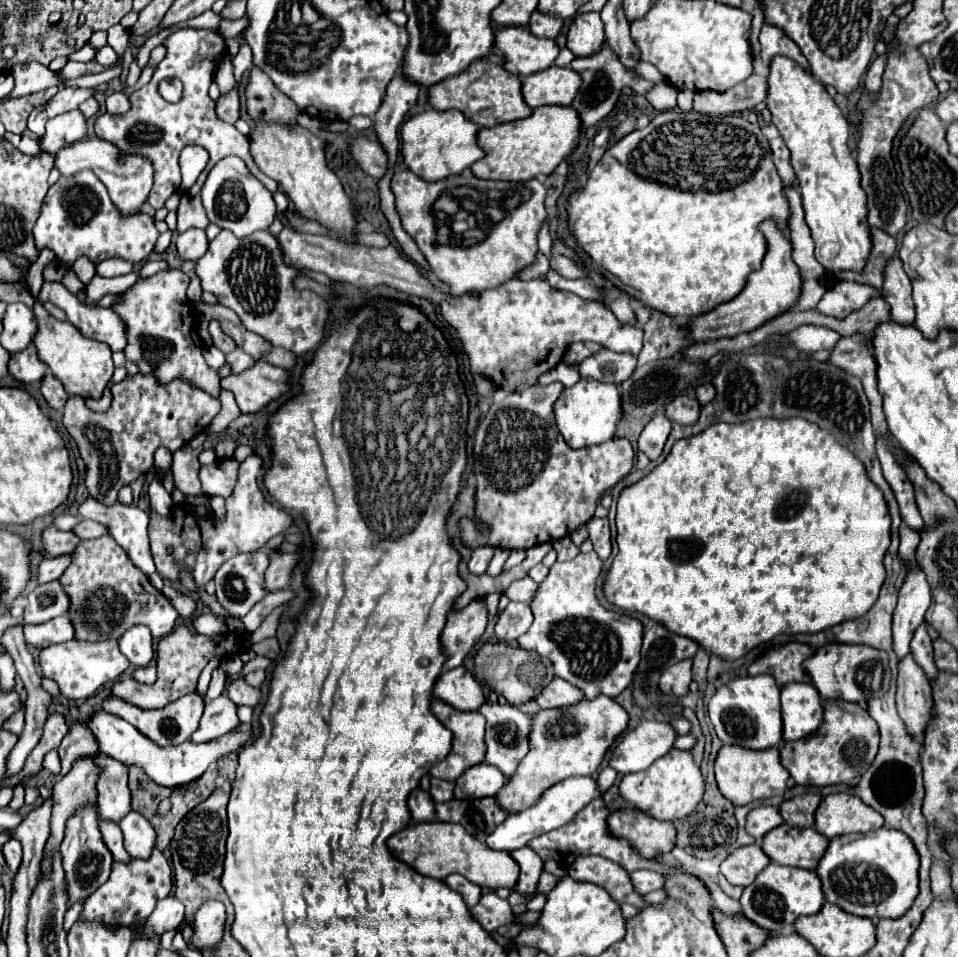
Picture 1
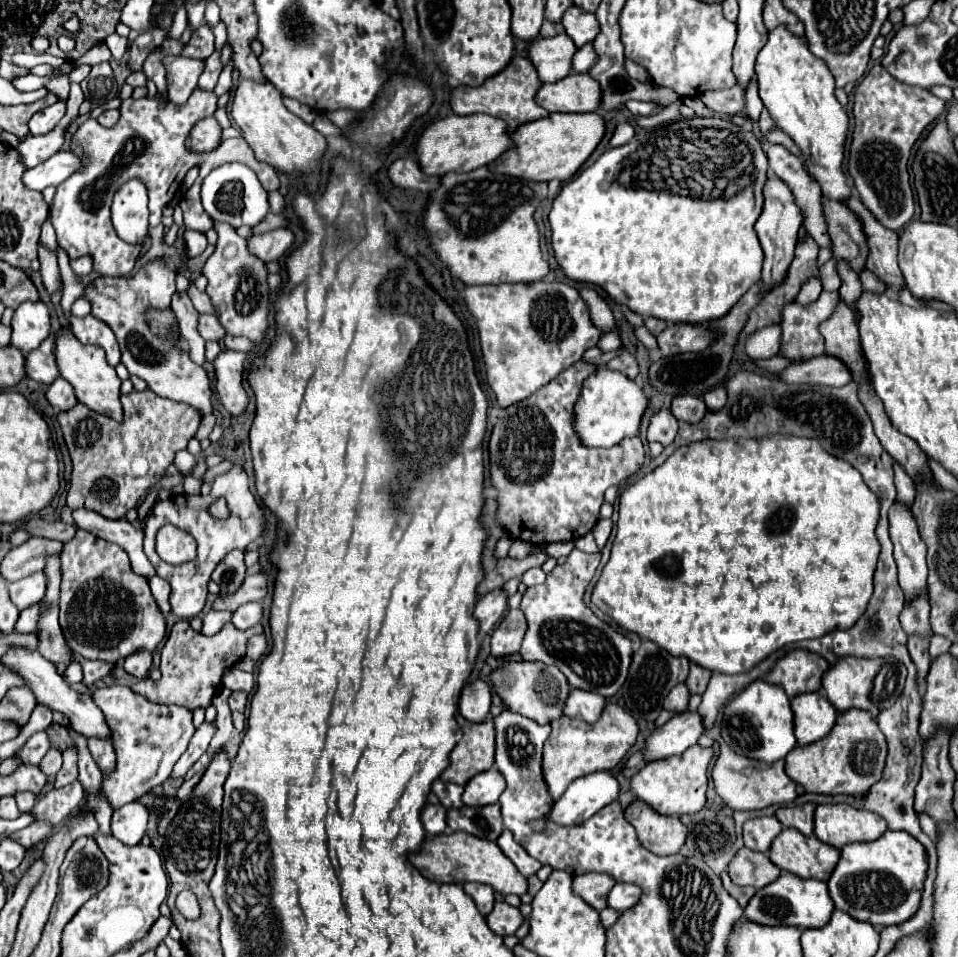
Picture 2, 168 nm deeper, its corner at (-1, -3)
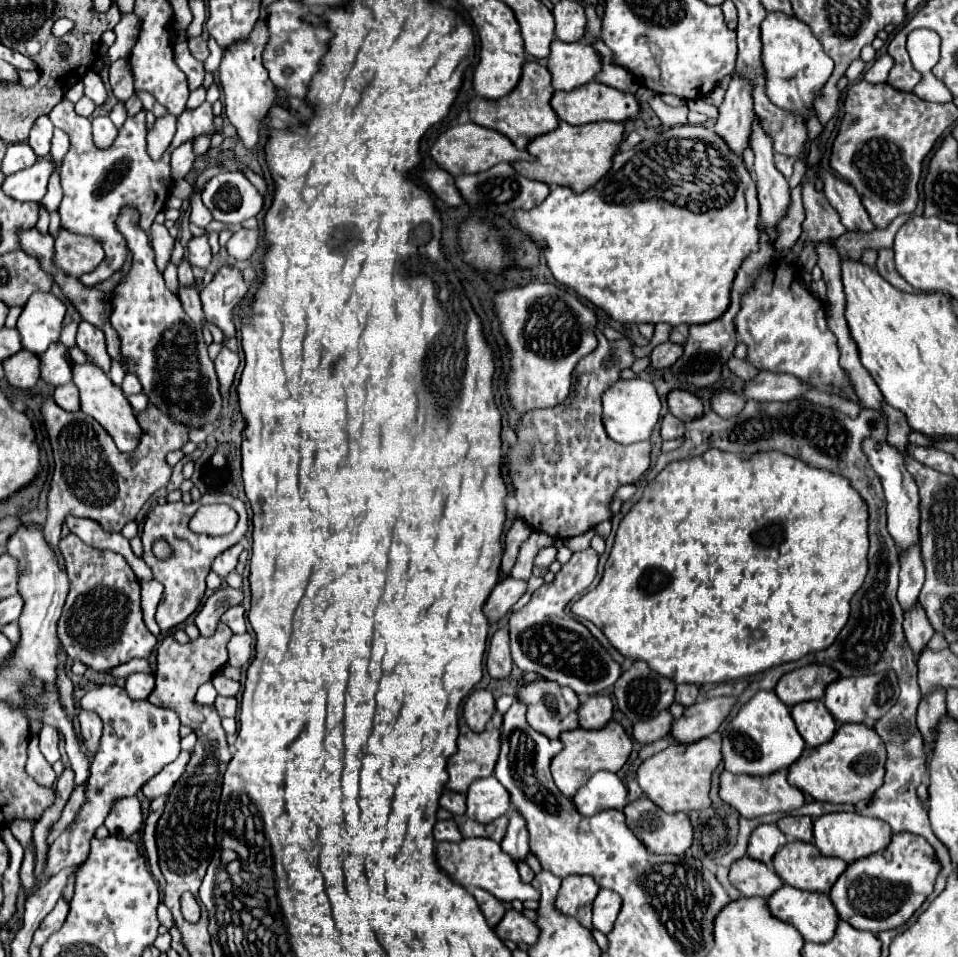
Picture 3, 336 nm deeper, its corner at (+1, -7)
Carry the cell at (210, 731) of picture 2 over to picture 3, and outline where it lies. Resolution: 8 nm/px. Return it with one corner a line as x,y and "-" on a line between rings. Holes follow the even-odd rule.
181,751
181,755
175,759
175,763
169,763
167,767
163,767
163,771
159,771
159,775
155,775
155,779
151,779
151,783
143,785
141,793
149,801
153,801
161,795
167,795
173,789
173,785
177,783
177,779
181,777
181,773
185,771
185,765
189,763
189,757
191,757
191,753

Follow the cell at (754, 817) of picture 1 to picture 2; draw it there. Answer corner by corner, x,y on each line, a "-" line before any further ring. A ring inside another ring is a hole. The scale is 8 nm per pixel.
755,817
745,821
743,825
743,839
745,847
753,851
767,853
775,835
783,829
783,825
775,817

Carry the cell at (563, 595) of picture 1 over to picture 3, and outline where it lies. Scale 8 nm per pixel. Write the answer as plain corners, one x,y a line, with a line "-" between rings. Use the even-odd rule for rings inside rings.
595,549
573,553
571,561
555,575
555,581
537,589
531,601
521,611
513,611
509,619
513,663
521,671
535,671
549,681
571,687
579,697
607,691
621,675
621,667
599,645
599,641
565,611
569,601
585,591
595,579
597,561
599,555

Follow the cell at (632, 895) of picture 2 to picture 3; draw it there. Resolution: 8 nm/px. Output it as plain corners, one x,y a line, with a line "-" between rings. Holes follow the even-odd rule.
601,889
595,897
595,903
593,903
593,925
601,933
607,935
613,929
613,923
619,915
619,909
621,909
619,895
609,891
609,889

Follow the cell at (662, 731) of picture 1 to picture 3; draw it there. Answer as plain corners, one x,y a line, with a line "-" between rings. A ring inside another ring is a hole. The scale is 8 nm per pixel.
713,697
699,701
685,709
685,713
673,721
671,733
677,743
693,743
719,729
735,707
737,697

